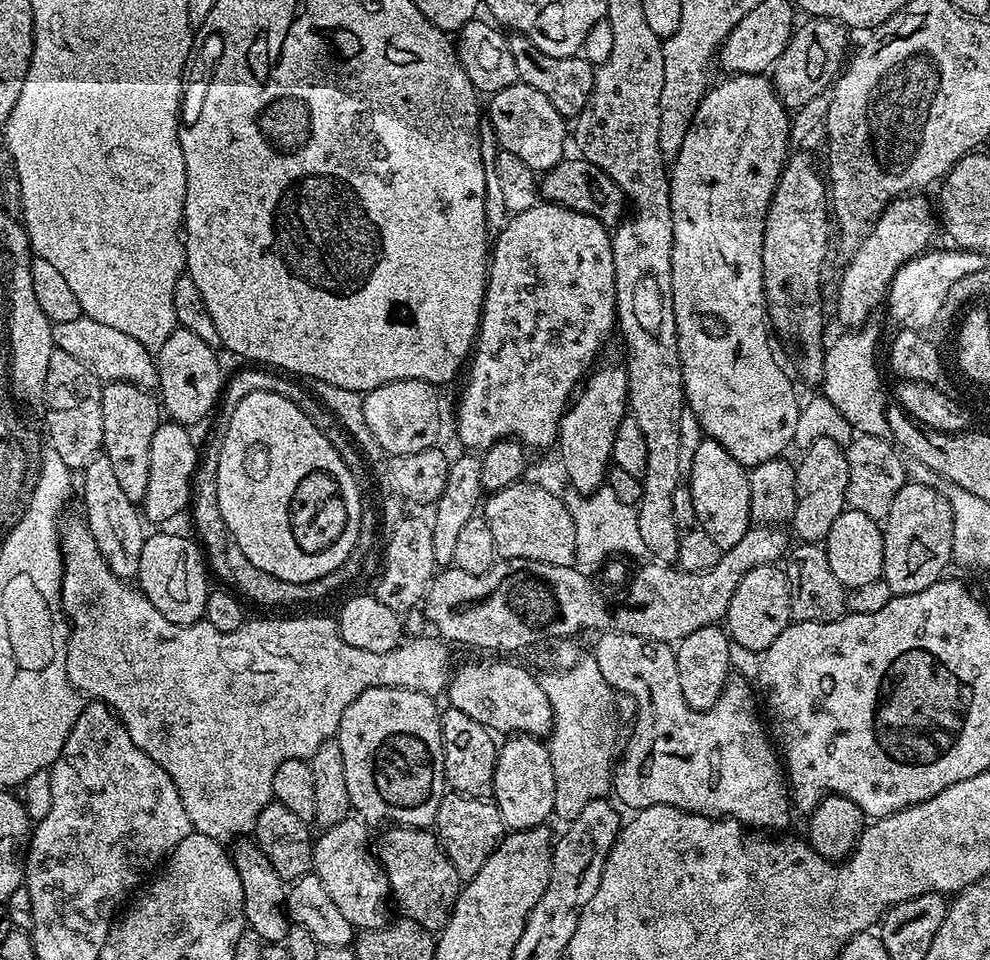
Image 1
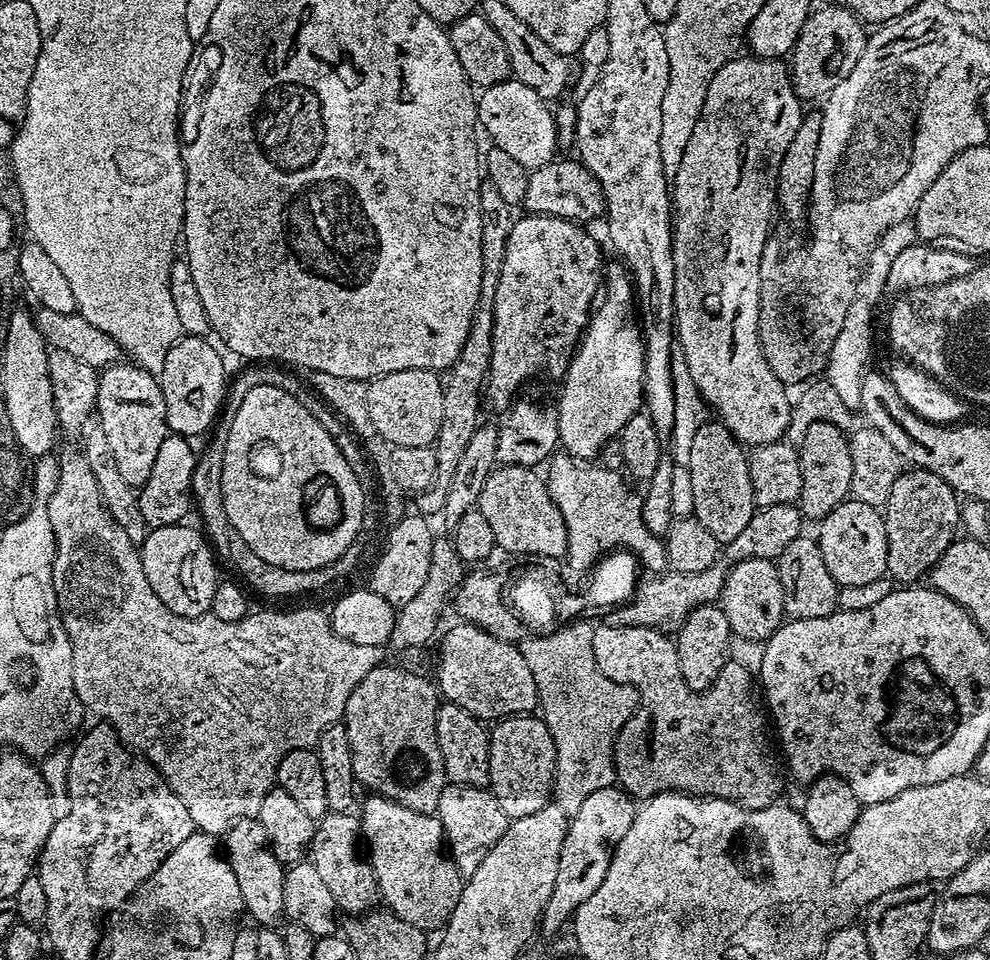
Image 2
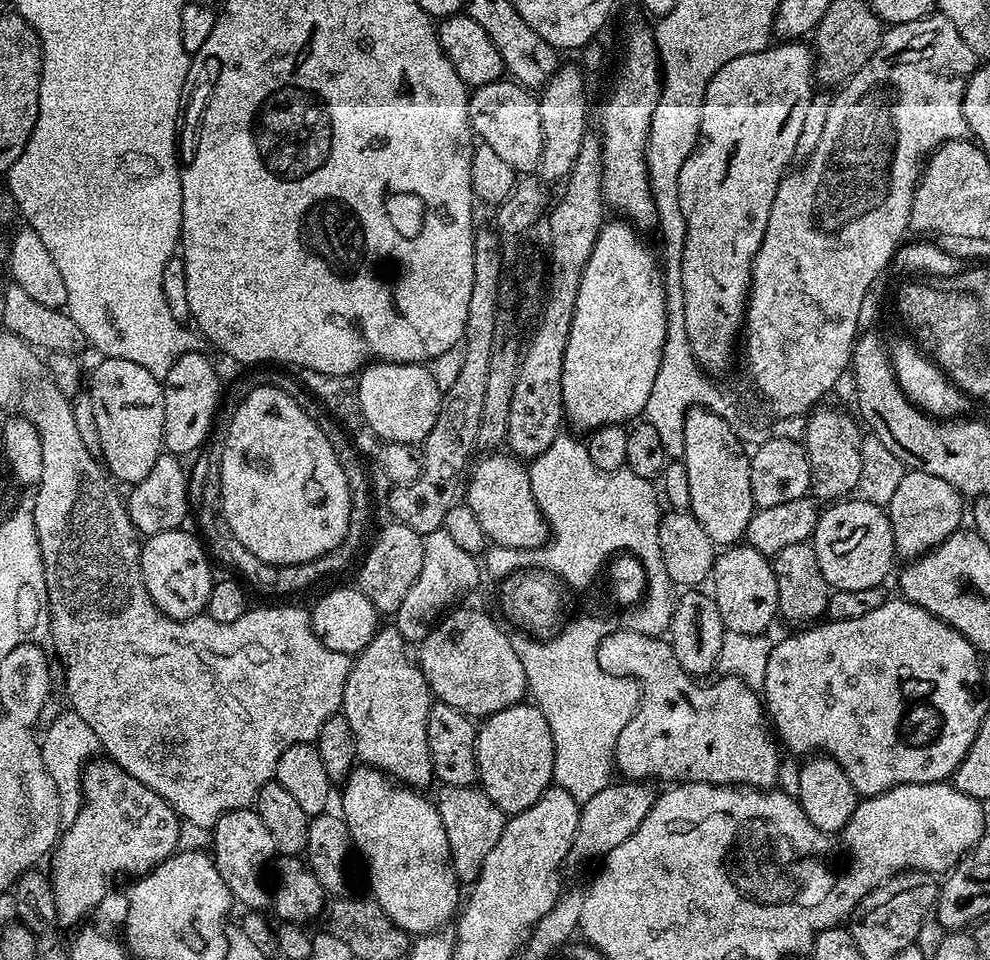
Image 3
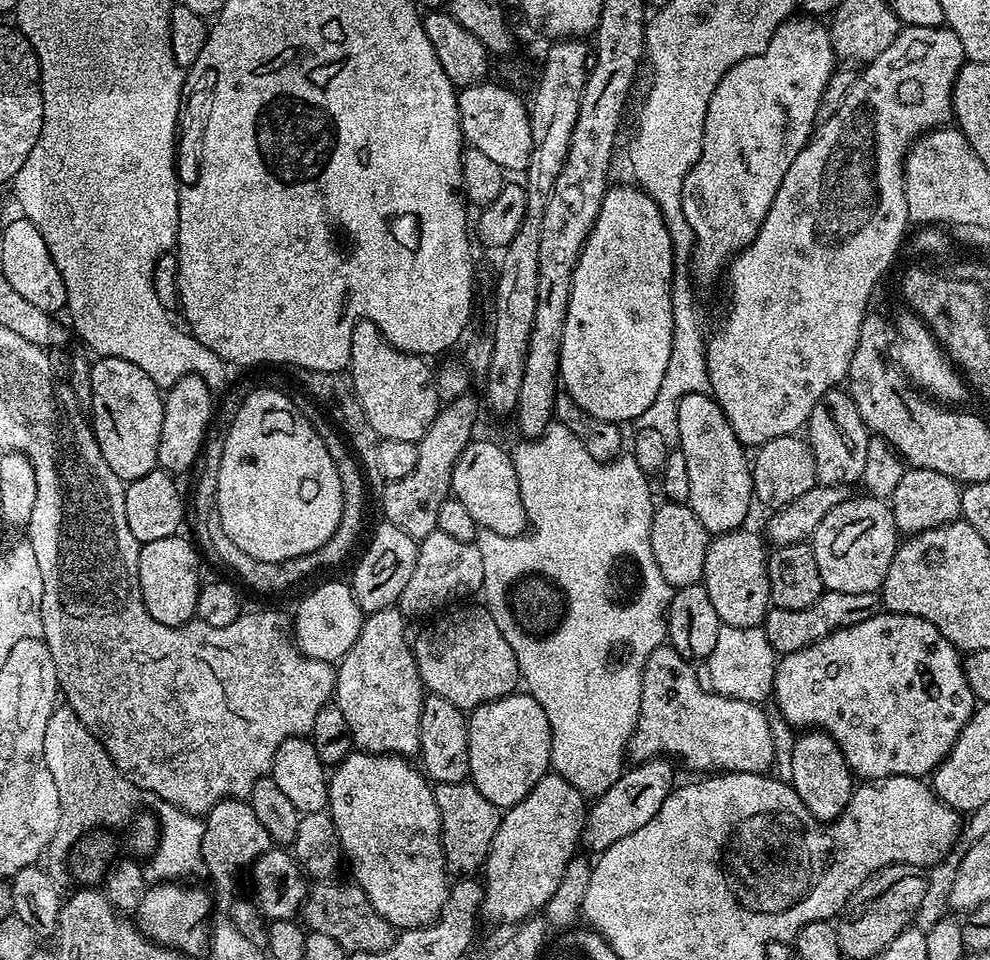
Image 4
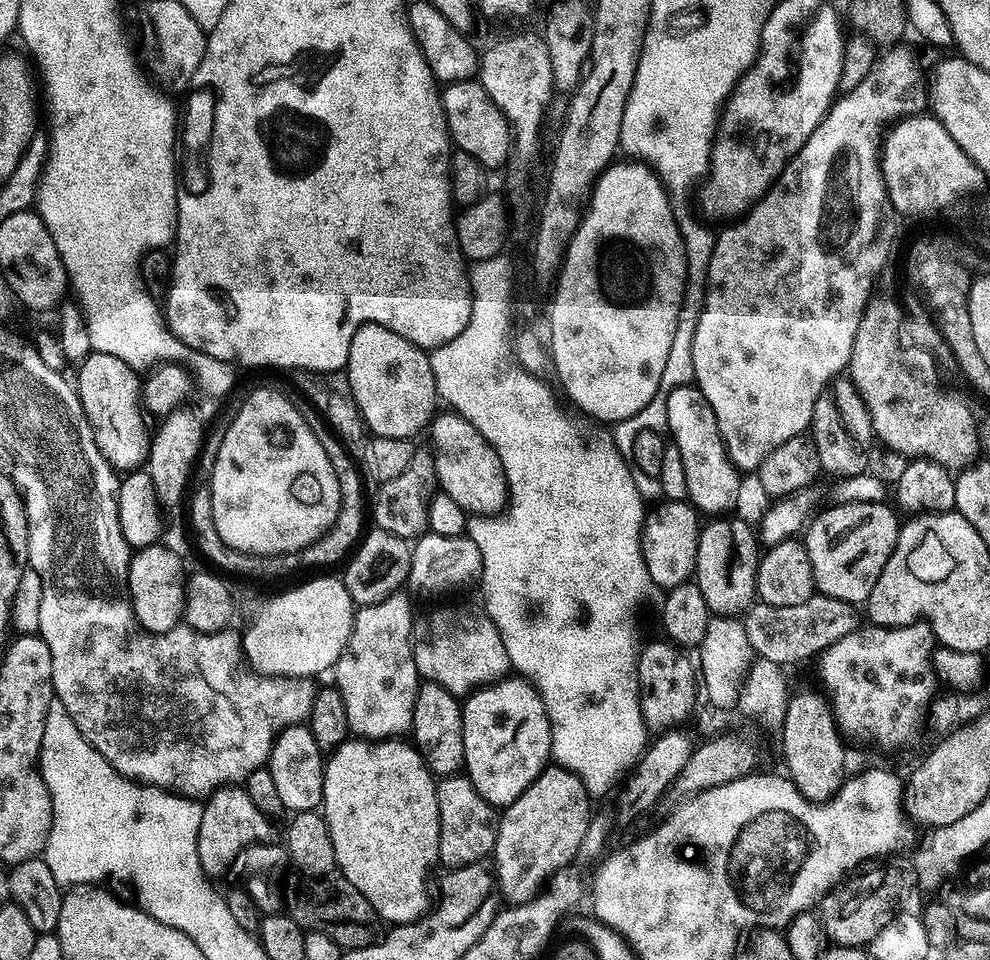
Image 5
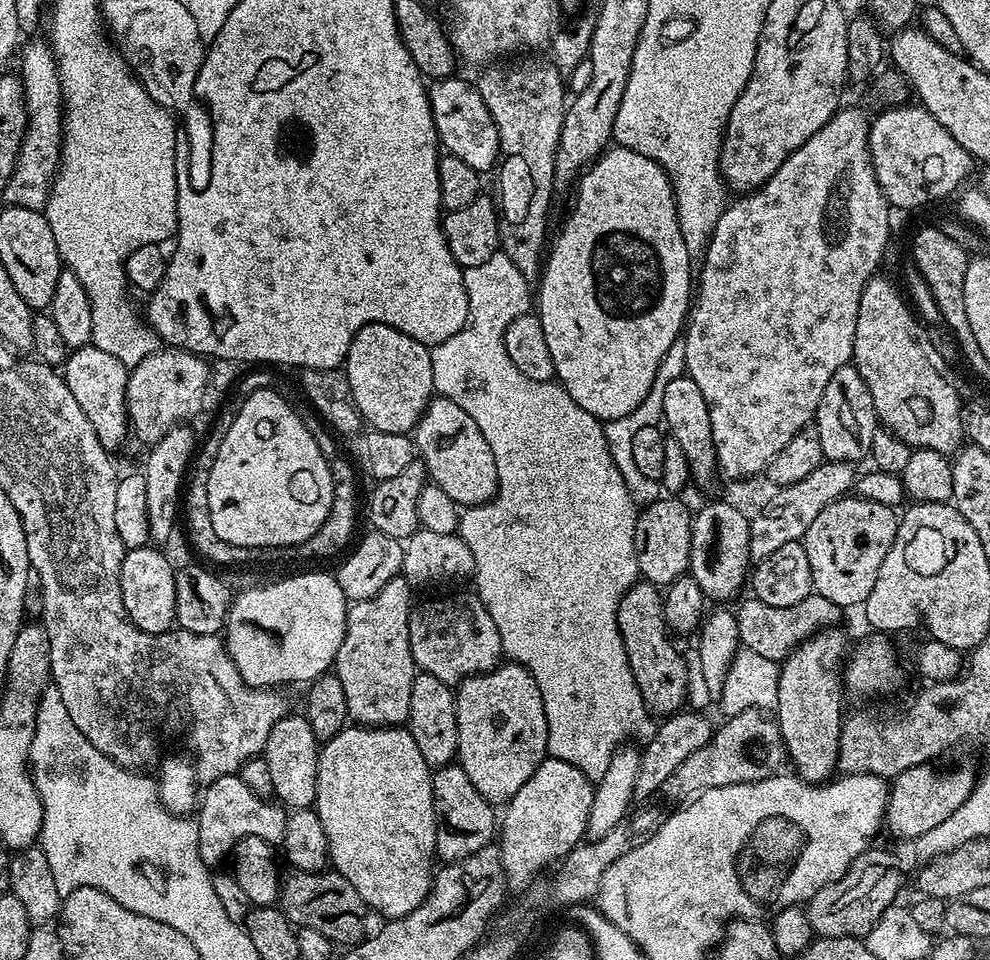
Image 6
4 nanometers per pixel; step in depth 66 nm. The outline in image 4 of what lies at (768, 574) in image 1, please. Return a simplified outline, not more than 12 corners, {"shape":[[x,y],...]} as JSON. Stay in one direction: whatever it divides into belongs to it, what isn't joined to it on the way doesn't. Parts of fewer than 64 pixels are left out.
{"shape":[[747,527],[713,535],[703,585],[721,625],[764,623],[769,553]]}

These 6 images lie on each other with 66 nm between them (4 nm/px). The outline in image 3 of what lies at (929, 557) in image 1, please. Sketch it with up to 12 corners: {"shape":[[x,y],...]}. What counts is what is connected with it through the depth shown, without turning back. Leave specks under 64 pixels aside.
{"shape":[[905,471],[886,506],[897,557],[919,559],[966,520],[960,491]]}

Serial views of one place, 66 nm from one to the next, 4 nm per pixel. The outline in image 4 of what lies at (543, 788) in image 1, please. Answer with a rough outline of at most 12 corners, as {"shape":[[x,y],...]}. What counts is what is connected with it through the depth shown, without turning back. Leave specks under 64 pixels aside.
{"shape":[[517,690],[471,709],[471,784],[507,810],[549,775],[546,710]]}

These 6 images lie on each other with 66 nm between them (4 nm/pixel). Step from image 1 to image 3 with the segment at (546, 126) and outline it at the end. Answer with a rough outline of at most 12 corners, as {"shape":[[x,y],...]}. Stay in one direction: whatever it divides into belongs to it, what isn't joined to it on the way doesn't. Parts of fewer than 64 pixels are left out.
{"shape":[[511,78],[468,97],[472,131],[517,174],[542,158],[539,99]]}

